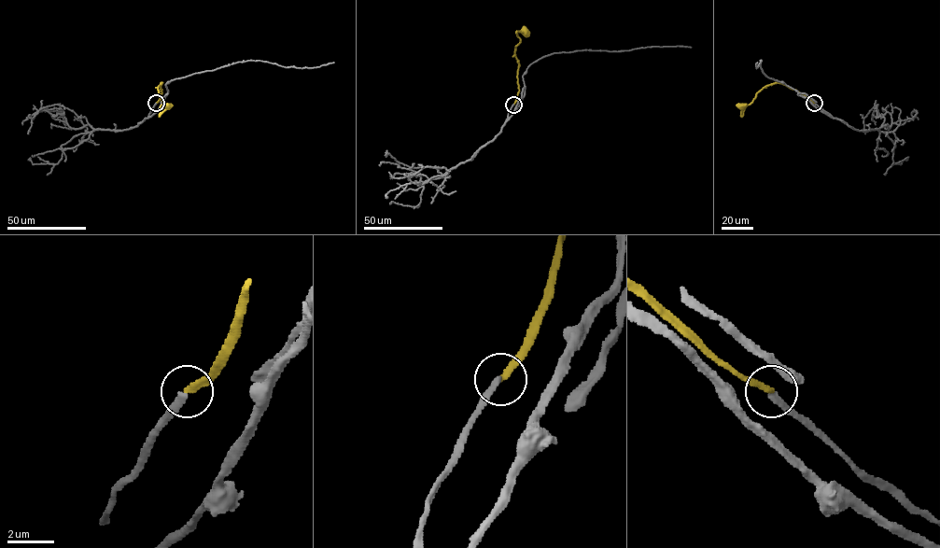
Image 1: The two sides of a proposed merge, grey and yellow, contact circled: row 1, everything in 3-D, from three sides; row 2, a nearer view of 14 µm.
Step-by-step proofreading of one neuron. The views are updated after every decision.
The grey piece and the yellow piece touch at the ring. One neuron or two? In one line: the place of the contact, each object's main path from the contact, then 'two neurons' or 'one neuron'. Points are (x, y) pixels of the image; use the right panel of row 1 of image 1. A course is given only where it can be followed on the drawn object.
place (814, 103); course grey (814, 103), (831, 117), (819, 110), (797, 91), (767, 77), (760, 66), (761, 60), (756, 68), (757, 63); course yellow (814, 103), (795, 90), (777, 82), (764, 87), (745, 107), (742, 115), (741, 106); two neurons

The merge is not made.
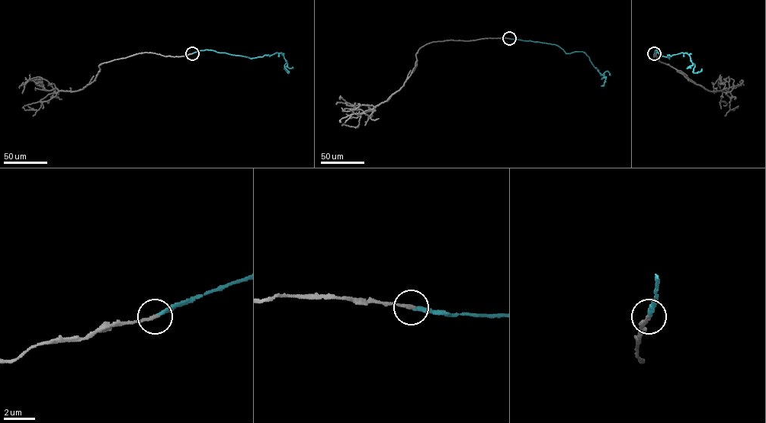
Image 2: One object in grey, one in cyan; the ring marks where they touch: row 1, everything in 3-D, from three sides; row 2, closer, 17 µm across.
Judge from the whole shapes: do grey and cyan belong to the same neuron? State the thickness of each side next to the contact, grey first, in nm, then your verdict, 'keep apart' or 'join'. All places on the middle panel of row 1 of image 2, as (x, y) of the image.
240 nm thick on the grey side, 240 nm on the other; join

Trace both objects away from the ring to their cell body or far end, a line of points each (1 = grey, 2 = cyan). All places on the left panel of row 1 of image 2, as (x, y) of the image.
1: (192, 53), (144, 52), (104, 62), (92, 81), (75, 91), (46, 90), (42, 81), (30, 80), (19, 88)
2: (192, 53), (213, 50), (251, 59), (280, 52), (286, 62), (284, 65), (289, 72), (283, 68)

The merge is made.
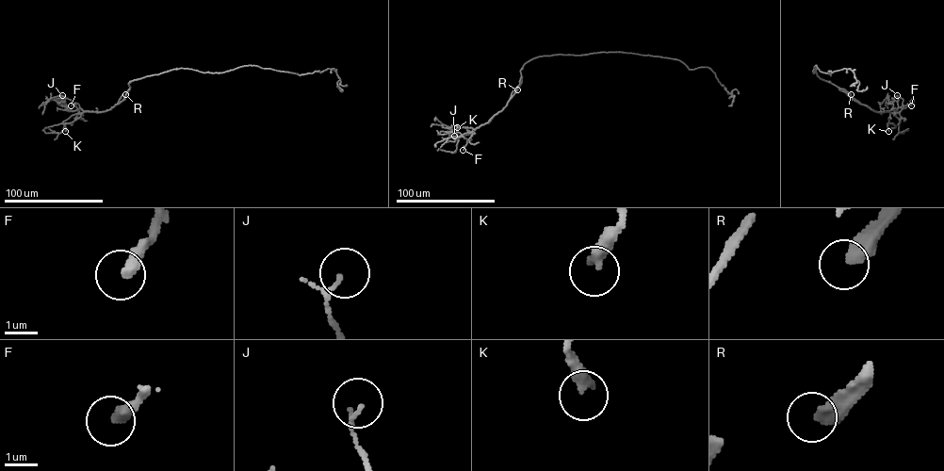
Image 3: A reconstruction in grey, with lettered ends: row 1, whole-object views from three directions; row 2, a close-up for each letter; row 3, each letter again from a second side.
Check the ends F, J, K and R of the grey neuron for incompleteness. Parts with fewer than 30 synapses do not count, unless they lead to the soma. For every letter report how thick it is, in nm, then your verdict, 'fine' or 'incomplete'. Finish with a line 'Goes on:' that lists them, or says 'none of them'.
F: calibre 360 nm; fine
J: calibre 80 nm; fine
K: calibre 380 nm; fine
R: calibre 440 nm; incomplete
Goes on: R

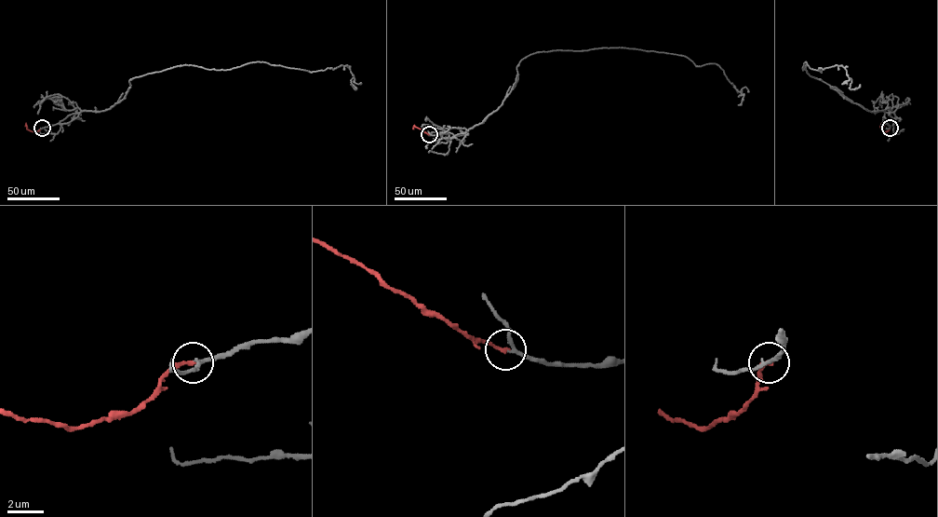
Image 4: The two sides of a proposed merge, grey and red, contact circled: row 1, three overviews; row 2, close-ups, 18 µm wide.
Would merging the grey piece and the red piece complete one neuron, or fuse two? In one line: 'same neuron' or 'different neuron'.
same neuron

